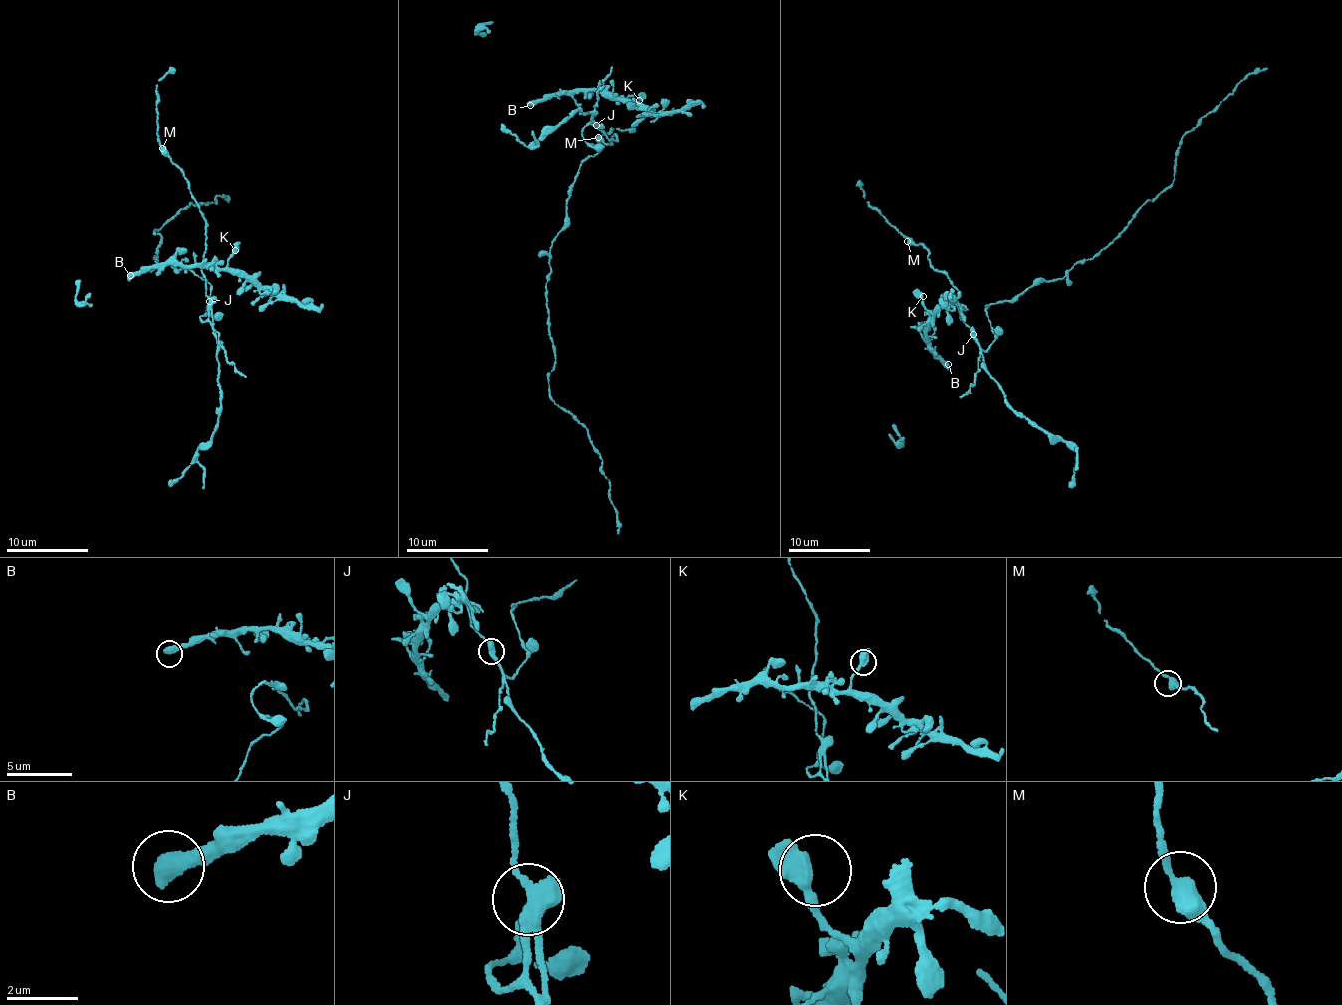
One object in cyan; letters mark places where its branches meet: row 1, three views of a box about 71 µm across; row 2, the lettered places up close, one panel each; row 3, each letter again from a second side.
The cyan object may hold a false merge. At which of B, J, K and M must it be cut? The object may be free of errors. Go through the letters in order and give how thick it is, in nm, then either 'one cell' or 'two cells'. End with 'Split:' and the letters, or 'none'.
B: calibre 550 nm; one cell
J: calibre 440 nm; two cells
K: calibre 440 nm; one cell
M: calibre 440 nm; one cell
Split: J

